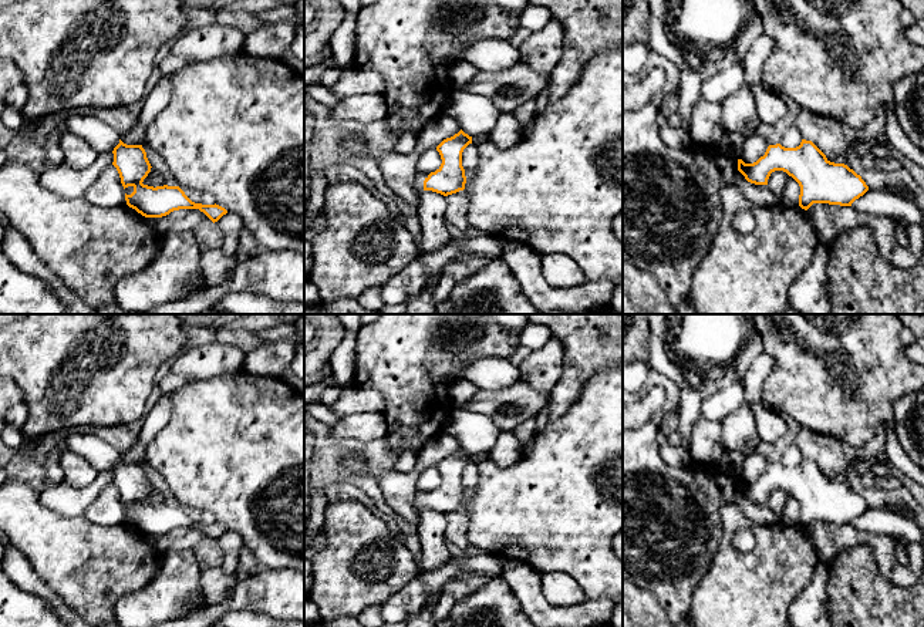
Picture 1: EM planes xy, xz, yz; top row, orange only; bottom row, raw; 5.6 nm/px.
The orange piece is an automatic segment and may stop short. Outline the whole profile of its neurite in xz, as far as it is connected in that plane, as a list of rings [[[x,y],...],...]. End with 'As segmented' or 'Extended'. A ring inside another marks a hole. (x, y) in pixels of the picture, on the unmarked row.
[[[462,448],[451,456],[444,458],[436,469],[441,473],[441,485],[431,492],[415,492],[414,505],[421,512],[432,509],[444,515],[456,512],[465,508],[466,495],[462,485],[462,471],[472,462],[472,455]]]. Extended

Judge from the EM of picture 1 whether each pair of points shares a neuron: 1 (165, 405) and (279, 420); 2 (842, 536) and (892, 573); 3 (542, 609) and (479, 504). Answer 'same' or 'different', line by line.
1: different
2: same
3: different

